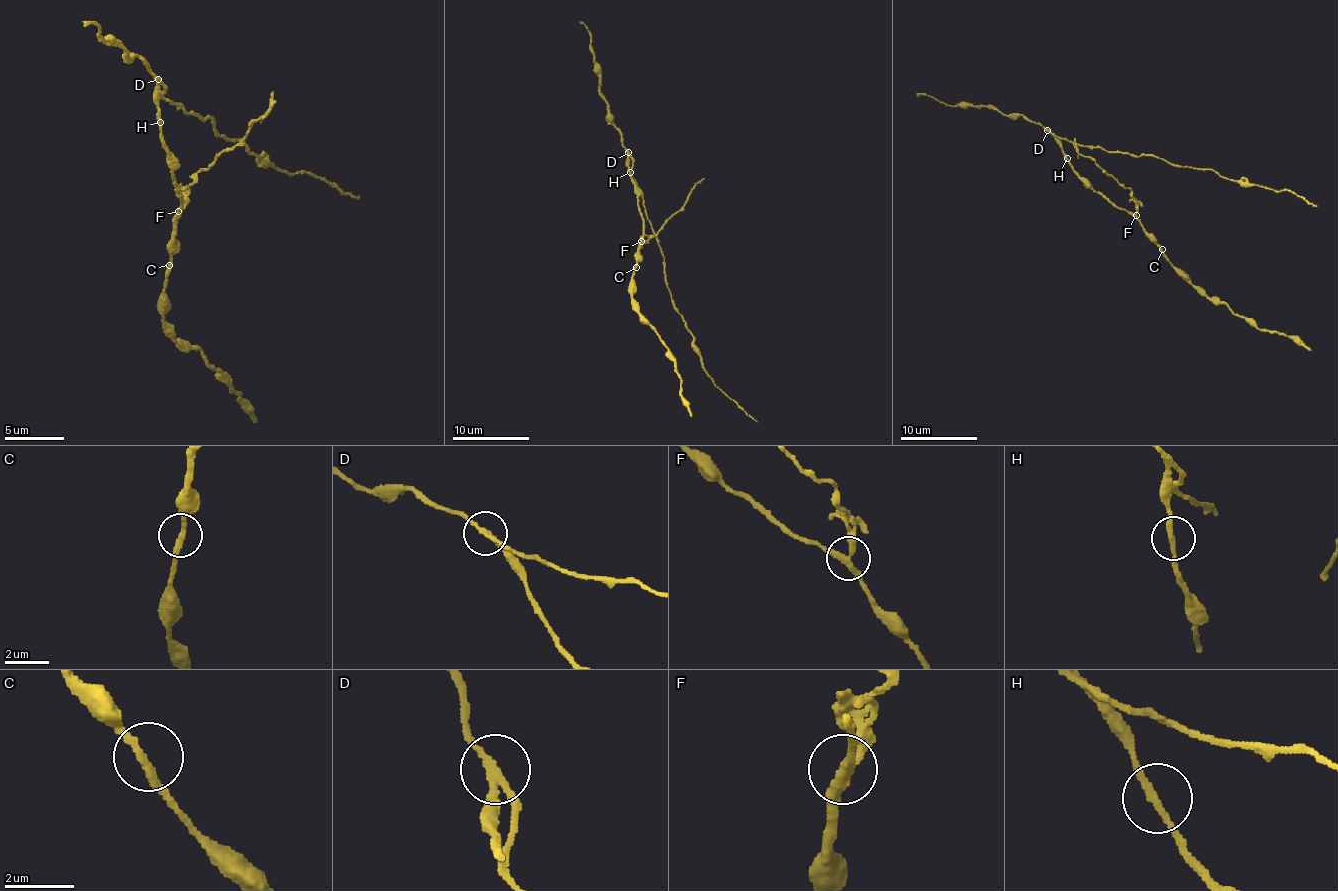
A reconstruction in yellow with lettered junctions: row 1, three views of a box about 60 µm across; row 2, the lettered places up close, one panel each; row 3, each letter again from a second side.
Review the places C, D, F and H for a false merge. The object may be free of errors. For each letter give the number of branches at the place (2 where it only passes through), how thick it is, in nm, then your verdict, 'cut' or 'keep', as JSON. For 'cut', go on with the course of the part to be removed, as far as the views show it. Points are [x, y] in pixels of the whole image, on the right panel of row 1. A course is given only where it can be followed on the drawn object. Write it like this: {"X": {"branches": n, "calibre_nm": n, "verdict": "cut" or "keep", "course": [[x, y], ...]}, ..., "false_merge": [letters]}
{"C": {"branches": 2, "calibre_nm": 240, "verdict": "keep"}, "D": {"branches": 3, "calibre_nm": 190, "verdict": "cut", "course": [[1048, 131], [1082, 146], [1157, 156], [1210, 169], [1231, 180], [1290, 190], [1317, 207]]}, "F": {"branches": 3, "calibre_nm": 280, "verdict": "keep"}, "H": {"branches": 2, "calibre_nm": 220, "verdict": "keep"}, "false_merge": ["D"]}

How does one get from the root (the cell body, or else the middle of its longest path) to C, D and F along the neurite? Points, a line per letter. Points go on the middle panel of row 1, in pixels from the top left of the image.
C: (628, 170), (637, 197), (637, 210), (643, 218), (643, 241), (639, 244), (639, 260), (636, 267)
D: (628, 170), (628, 153)
F: (628, 170), (637, 197), (637, 210), (643, 218), (641, 241)

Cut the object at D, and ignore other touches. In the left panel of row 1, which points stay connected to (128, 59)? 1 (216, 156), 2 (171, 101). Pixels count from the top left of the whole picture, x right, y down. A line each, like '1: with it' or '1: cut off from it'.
1: cut off from it
2: with it

